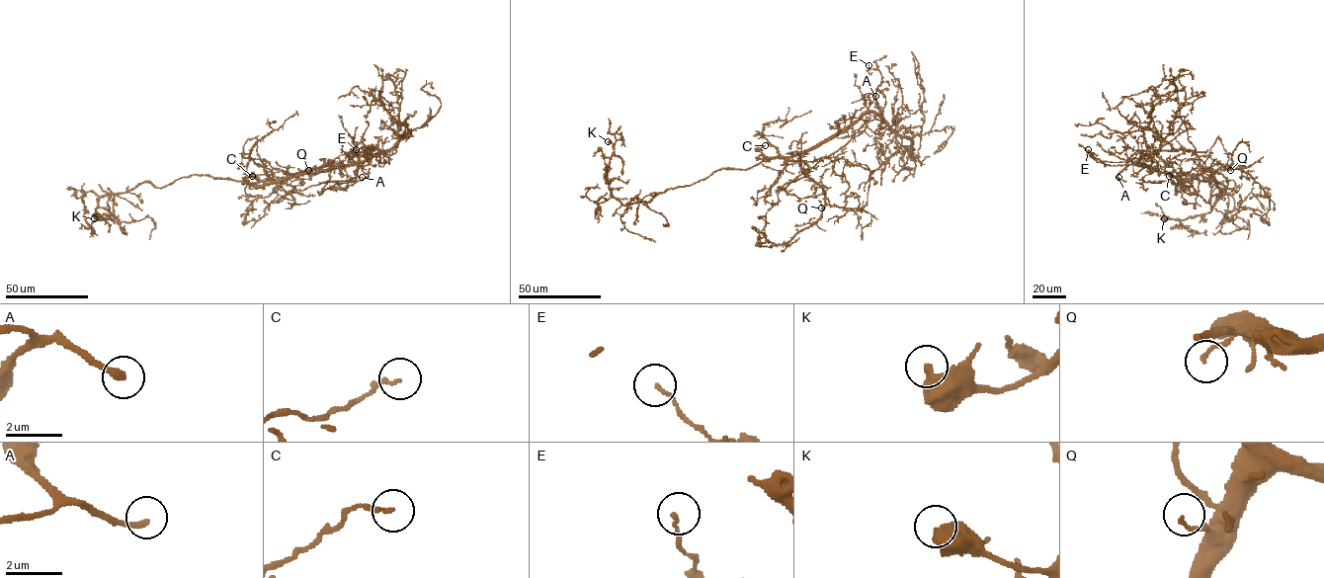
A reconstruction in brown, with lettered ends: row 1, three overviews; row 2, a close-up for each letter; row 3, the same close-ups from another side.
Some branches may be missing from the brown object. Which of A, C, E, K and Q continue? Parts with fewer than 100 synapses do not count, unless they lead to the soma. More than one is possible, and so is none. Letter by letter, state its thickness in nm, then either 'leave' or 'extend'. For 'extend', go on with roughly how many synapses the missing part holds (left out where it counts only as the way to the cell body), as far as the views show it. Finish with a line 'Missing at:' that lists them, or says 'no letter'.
A: calibre 240 nm; leave
C: calibre 130 nm; leave
E: calibre 110 nm; leave
K: calibre 340 nm; leave
Q: calibre 130 nm; leave
Missing at: no letter

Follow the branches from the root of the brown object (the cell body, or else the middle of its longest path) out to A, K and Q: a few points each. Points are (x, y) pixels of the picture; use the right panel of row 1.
A: (1176, 179), (1137, 164), (1125, 167), (1117, 175), (1118, 177)
K: (1176, 179), (1182, 185), (1200, 175), (1211, 188), (1220, 183), (1228, 194), (1208, 212), (1164, 218)
Q: (1176, 179), (1183, 174), (1199, 175), (1214, 170), (1230, 170)

